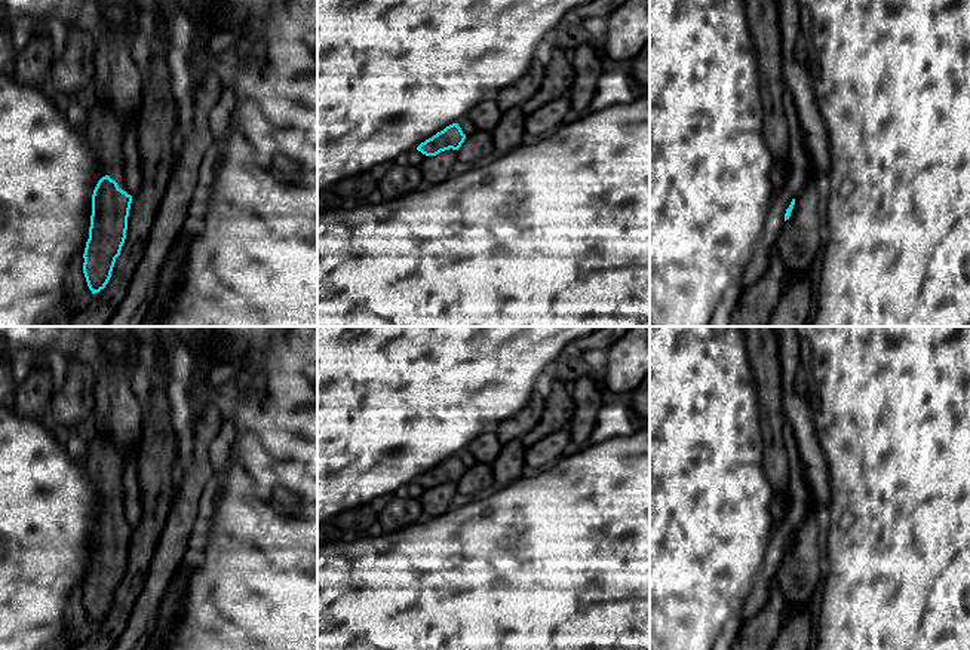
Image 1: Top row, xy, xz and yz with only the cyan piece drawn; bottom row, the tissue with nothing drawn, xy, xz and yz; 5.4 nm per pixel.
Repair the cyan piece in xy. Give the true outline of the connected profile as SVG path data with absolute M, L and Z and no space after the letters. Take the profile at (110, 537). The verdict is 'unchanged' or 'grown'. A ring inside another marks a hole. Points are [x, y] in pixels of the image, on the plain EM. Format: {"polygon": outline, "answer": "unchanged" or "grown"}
{"polygon": "M123 499L102 509L92 527L89 571L83 605L92 626L105 620L126 571L132 528L120 521Z", "answer": "grown"}

